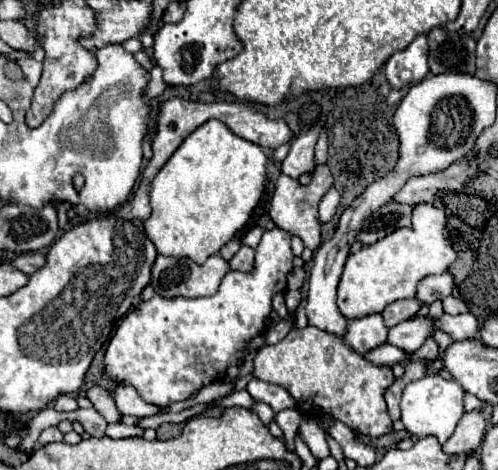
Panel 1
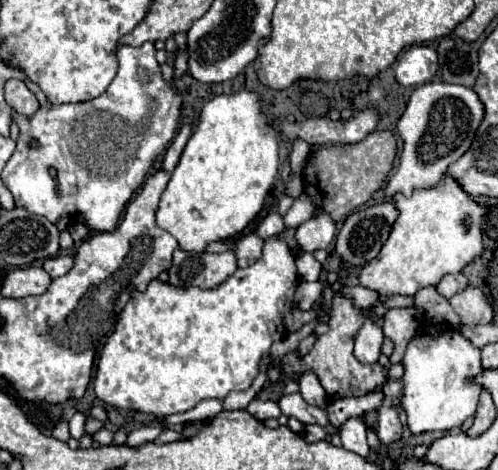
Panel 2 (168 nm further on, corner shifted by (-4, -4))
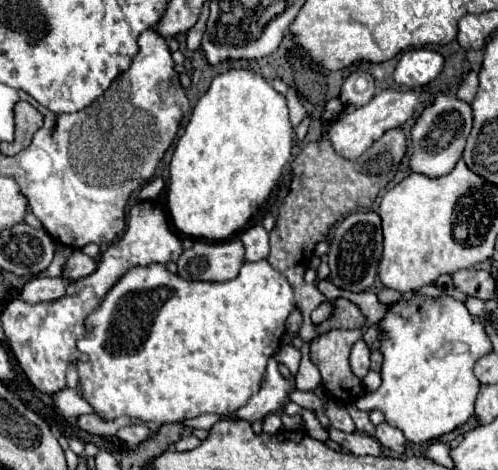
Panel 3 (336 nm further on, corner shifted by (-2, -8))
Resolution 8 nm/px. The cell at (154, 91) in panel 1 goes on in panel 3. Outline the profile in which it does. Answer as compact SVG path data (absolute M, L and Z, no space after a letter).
M208 8L204 10L204 14L200 16L200 20L196 22L196 26L186 34L186 48L188 50L196 50L200 46L200 38L204 34L204 28L206 28L206 16L208 16Z

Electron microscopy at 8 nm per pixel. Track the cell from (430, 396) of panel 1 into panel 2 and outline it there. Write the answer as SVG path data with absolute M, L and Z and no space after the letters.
M444 326L440 332L420 332L416 334L404 352L402 366L402 398L400 404L406 412L406 422L412 434L422 434L428 430L452 430L460 428L464 420L474 416L478 406L480 390L472 378L482 372L480 348L474 348L460 330Z

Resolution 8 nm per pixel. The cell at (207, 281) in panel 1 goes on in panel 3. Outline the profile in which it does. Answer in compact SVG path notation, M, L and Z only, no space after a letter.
M238 238L226 242L196 242L178 260L178 276L184 280L228 282L244 264L244 246Z

